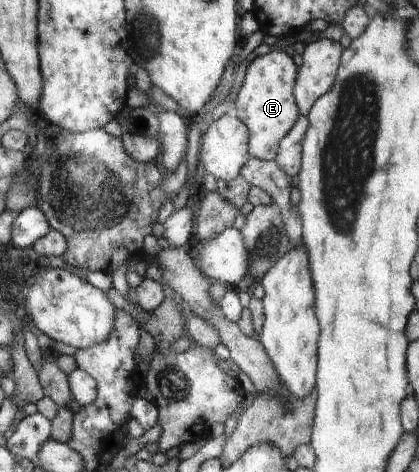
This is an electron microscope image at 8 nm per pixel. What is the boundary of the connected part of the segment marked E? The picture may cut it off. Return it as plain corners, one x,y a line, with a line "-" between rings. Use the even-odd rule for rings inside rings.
271,51
257,57
247,67
244,81
236,98
234,113
250,130
252,157
271,161
278,157
279,142
291,132
300,118
299,105
295,101
295,82
298,70
287,53

